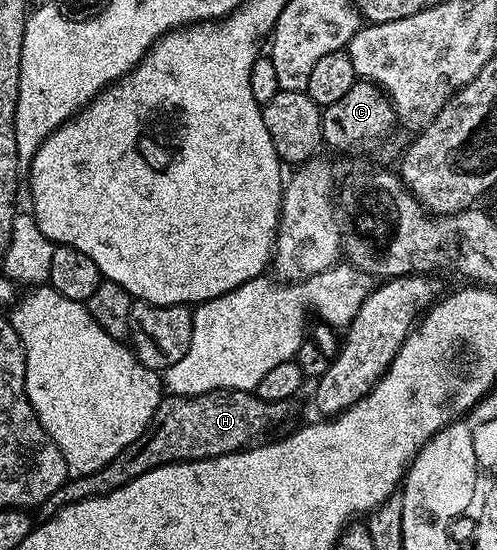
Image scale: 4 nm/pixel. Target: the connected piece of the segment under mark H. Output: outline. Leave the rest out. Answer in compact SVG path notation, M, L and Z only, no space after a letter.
M212 391L206 395L169 395L162 398L144 433L135 437L119 457L107 461L103 469L72 476L58 491L51 493L51 497L40 505L40 518L47 520L72 503L115 493L115 489L123 489L123 485L135 481L135 477L143 477L143 473L156 467L168 463L189 463L192 459L217 459L248 448L254 441L265 437L260 435L287 422L293 415L293 405L290 400L268 403L251 391Z

